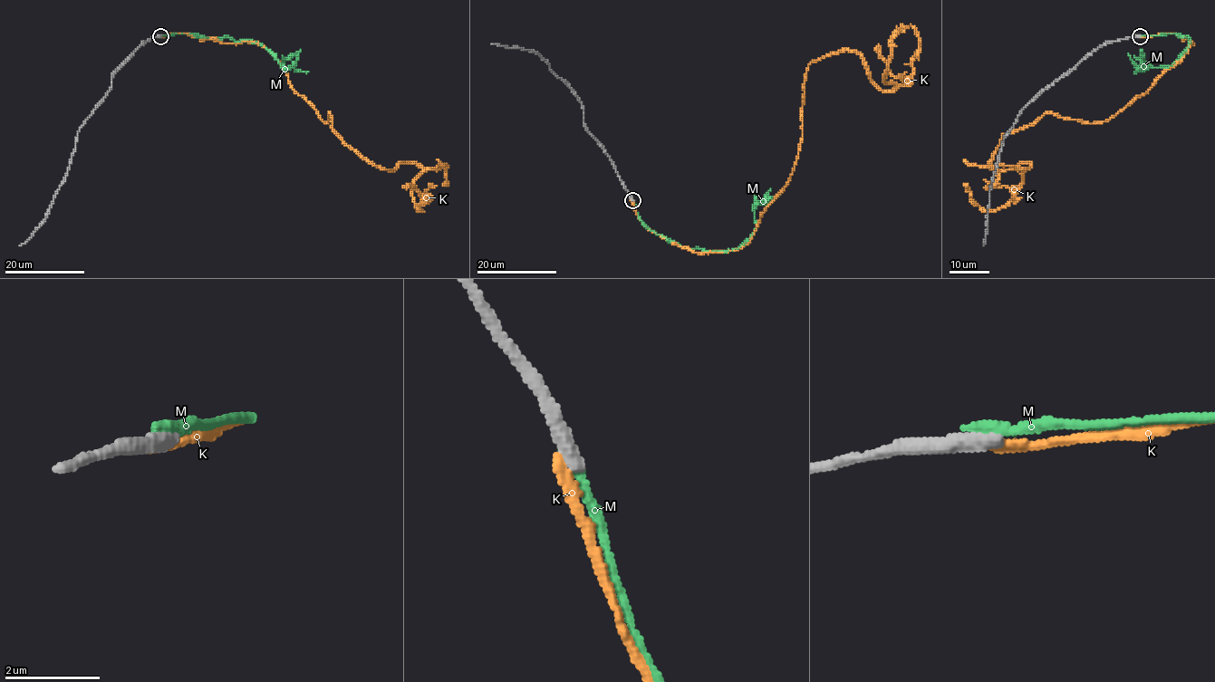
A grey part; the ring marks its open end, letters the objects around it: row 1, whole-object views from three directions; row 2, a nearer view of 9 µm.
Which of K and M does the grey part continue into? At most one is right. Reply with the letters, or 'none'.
none

